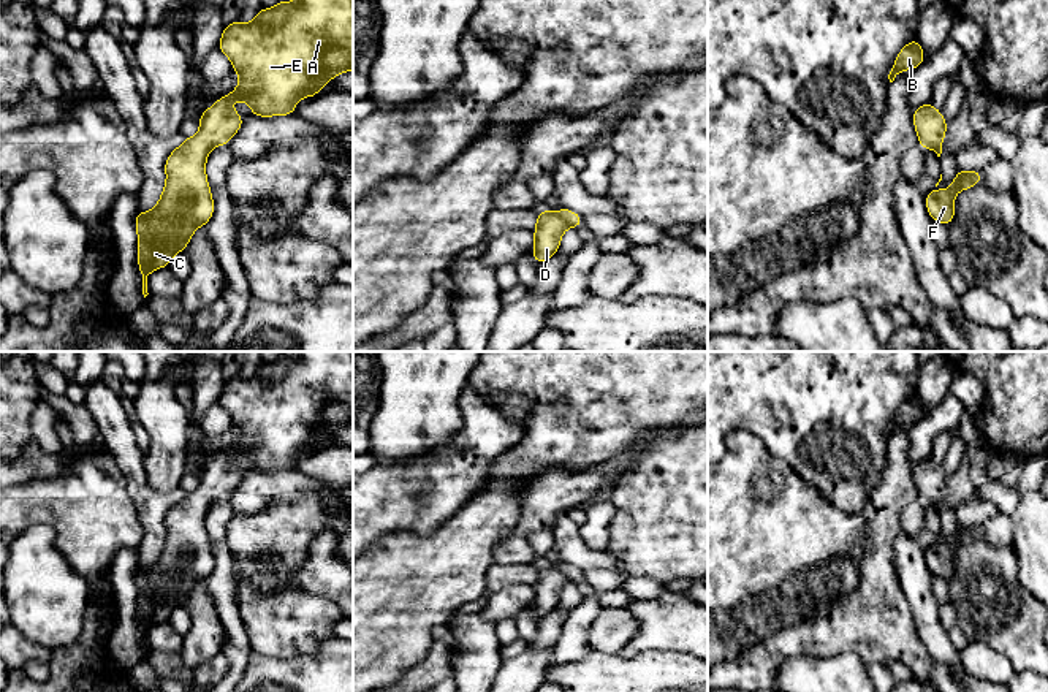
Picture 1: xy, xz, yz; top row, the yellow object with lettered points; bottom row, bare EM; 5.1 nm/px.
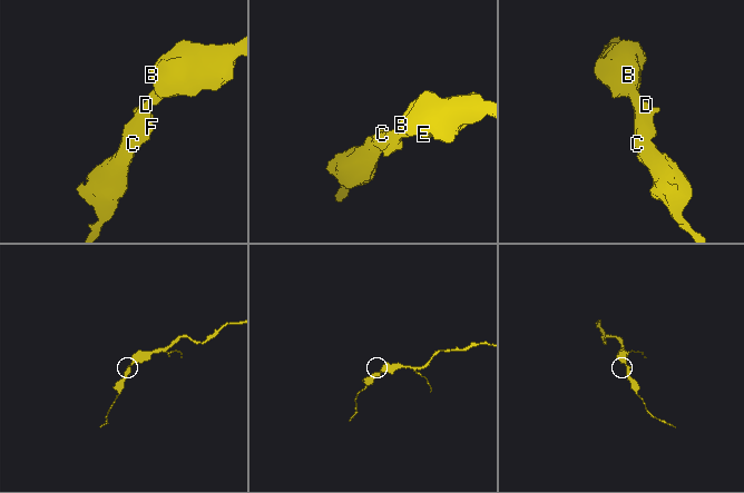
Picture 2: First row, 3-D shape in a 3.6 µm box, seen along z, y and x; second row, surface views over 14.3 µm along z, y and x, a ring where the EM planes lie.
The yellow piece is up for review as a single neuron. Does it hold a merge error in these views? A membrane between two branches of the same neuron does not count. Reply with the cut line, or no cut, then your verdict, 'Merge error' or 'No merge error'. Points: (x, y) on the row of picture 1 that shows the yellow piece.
No split. No merge error

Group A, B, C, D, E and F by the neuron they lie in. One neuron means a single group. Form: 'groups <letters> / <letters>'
groups A B C D E F

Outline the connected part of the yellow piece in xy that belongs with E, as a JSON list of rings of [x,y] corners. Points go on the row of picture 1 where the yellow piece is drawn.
[[[279,0],[271,10],[260,8],[250,24],[237,19],[223,27],[218,49],[231,60],[241,81],[233,92],[201,112],[199,133],[185,138],[165,162],[166,184],[157,206],[136,214],[138,266],[144,298],[149,295],[149,274],[168,268],[173,257],[185,250],[195,230],[214,215],[206,160],[211,149],[228,144],[244,122],[230,101],[247,101],[252,116],[258,117],[290,116],[302,97],[313,98],[328,81],[353,70],[353,0]]]

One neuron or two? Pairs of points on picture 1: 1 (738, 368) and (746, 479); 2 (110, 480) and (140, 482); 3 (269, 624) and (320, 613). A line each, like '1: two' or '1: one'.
1: two
2: two
3: one

